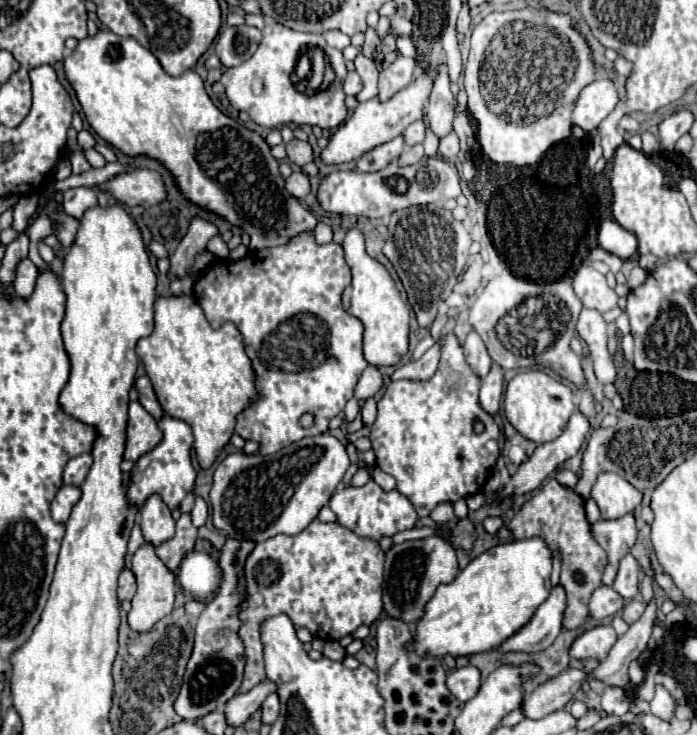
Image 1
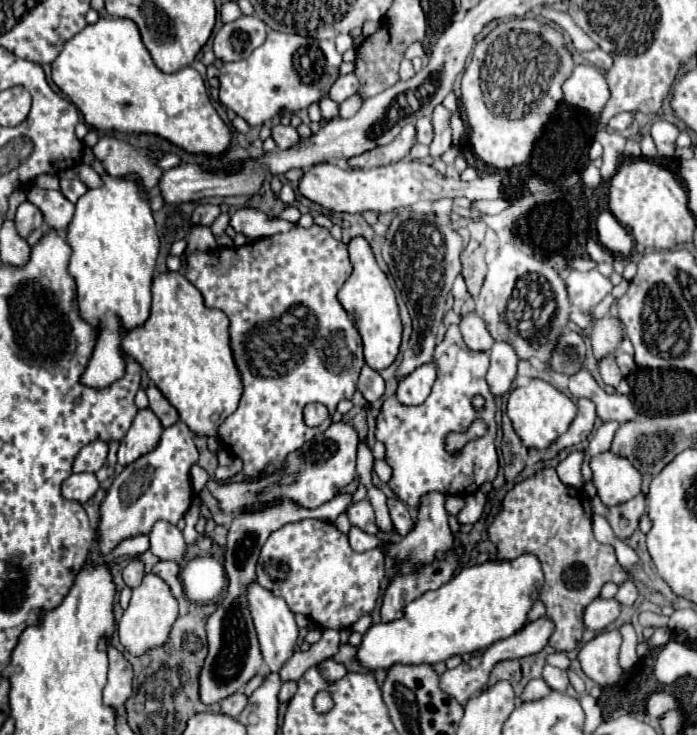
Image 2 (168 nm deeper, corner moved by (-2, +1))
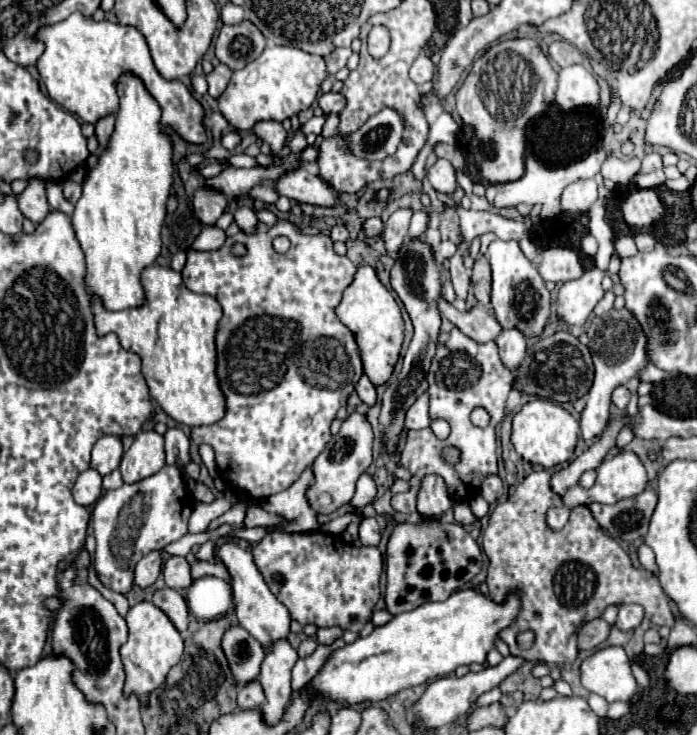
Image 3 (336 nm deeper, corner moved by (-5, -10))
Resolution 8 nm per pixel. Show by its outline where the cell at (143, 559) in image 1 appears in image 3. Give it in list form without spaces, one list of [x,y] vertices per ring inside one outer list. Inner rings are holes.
[[[140,602],[126,614],[128,642],[122,646],[122,662],[126,670],[126,696],[134,694],[142,706],[148,706],[152,690],[156,690],[168,676],[170,668],[182,658],[182,636],[168,620],[168,616],[156,608],[152,602]]]

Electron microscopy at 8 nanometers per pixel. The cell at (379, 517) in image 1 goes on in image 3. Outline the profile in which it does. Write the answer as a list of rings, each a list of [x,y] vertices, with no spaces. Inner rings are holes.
[[[364,518],[360,522],[360,540],[364,546],[378,546],[380,542],[380,526],[376,518]]]

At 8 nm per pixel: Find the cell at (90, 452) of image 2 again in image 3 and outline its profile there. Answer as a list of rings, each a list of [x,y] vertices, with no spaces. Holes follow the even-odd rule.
[[[102,436],[92,448],[90,466],[98,470],[102,476],[106,476],[120,466],[122,454],[124,454],[124,448],[122,448],[120,436]]]

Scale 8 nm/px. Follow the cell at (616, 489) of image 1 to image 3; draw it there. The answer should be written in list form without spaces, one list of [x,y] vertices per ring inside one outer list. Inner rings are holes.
[[[622,450],[614,456],[608,456],[600,466],[598,466],[598,478],[596,478],[596,484],[590,488],[590,490],[584,490],[584,488],[570,488],[570,492],[566,492],[566,496],[562,496],[564,500],[564,508],[572,510],[576,506],[582,506],[582,504],[592,504],[592,502],[600,502],[600,504],[616,504],[618,500],[622,498],[630,498],[630,496],[638,496],[640,492],[646,490],[648,486],[648,478],[646,478],[646,468],[642,464],[642,460],[634,454],[634,452],[628,452],[628,450]]]

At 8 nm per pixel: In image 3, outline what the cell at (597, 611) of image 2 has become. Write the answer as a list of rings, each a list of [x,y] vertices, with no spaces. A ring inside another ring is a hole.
[[[602,618],[586,622],[578,630],[578,648],[580,650],[594,650],[598,644],[602,644],[608,638],[608,632],[610,632],[610,624],[606,624]]]

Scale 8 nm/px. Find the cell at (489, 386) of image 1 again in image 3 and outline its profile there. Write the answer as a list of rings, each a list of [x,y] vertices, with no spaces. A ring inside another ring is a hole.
[[[504,328],[498,334],[496,342],[498,342],[498,348],[500,348],[502,362],[508,366],[508,370],[514,370],[516,366],[522,364],[528,338],[522,336],[522,332],[518,332],[518,328]]]

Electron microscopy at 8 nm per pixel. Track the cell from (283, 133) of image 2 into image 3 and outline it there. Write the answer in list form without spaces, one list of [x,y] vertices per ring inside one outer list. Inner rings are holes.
[[[274,120],[254,124],[252,132],[254,132],[260,140],[264,140],[264,142],[268,142],[268,144],[272,146],[274,156],[276,156],[278,150],[286,144],[286,136],[288,136],[288,132],[282,128],[282,124],[280,124],[280,122],[274,122]]]

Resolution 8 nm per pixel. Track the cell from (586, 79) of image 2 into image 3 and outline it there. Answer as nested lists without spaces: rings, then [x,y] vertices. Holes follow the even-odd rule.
[[[582,64],[560,68],[554,102],[564,110],[596,106],[600,102],[600,88],[596,78]]]

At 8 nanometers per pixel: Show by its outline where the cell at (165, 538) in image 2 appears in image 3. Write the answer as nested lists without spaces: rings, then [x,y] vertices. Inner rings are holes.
[[[172,556],[170,560],[166,560],[162,574],[164,574],[164,582],[168,588],[186,590],[192,584],[190,564],[182,556]]]

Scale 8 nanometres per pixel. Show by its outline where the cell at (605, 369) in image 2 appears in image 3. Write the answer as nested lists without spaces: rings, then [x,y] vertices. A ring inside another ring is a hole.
[[[618,386],[618,388],[614,390],[614,394],[612,394],[612,402],[614,402],[620,410],[626,410],[628,400],[630,400],[630,392],[628,392],[628,388]]]

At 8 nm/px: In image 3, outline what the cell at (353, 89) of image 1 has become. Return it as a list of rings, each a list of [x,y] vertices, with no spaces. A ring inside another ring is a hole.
[[[326,92],[318,96],[318,106],[322,108],[324,114],[338,114],[344,110],[346,106],[346,98],[342,94],[334,94],[334,92]]]

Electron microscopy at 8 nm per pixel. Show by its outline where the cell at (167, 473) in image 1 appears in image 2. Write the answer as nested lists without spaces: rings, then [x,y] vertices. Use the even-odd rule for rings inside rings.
[[[177,421],[175,425],[163,431],[161,441],[153,451],[139,457],[131,465],[127,465],[123,473],[115,477],[99,509],[101,513],[99,549],[103,551],[103,555],[107,555],[125,537],[131,537],[137,533],[147,535],[153,523],[159,519],[175,525],[185,515],[185,511],[189,509],[193,501],[189,471],[197,463],[197,459],[199,459],[199,453],[193,443],[193,433],[183,421]]]

